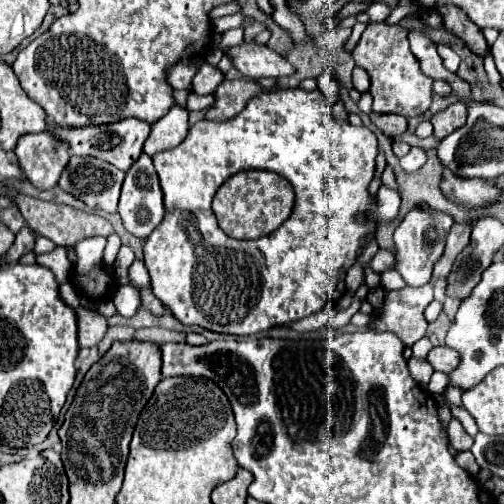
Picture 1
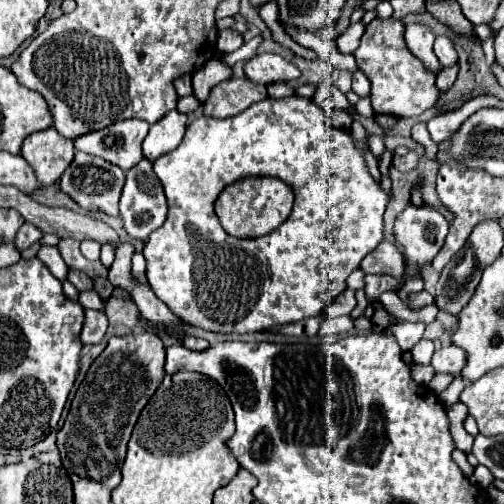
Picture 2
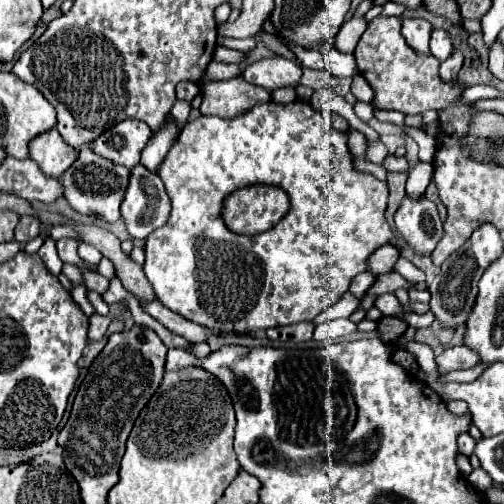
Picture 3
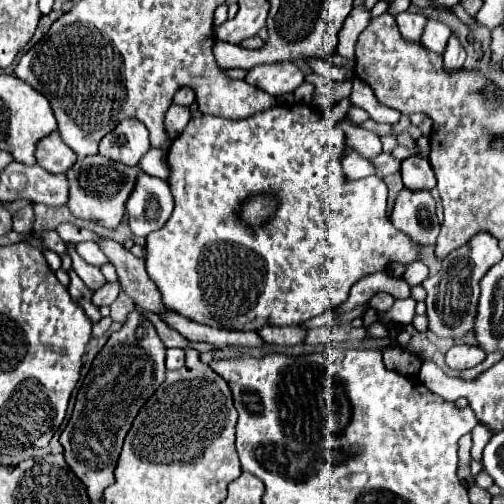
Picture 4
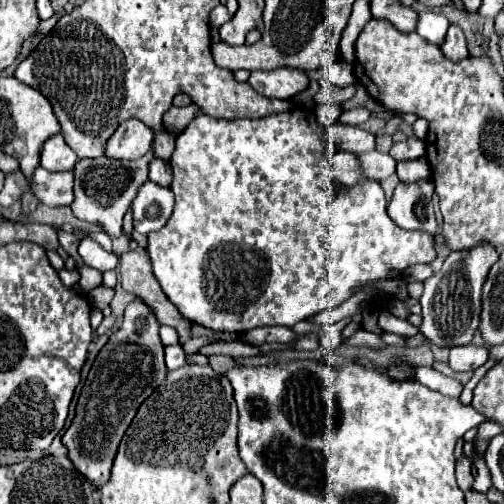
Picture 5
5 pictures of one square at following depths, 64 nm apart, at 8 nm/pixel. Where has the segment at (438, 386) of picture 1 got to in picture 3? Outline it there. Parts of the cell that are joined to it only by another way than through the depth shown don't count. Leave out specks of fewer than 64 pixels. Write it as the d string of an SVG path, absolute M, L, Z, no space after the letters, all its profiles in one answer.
M482 364L476 365L473 368L453 371L440 376L440 381L442 383L459 382L459 383L470 383L476 380L478 376L486 369L486 366Z

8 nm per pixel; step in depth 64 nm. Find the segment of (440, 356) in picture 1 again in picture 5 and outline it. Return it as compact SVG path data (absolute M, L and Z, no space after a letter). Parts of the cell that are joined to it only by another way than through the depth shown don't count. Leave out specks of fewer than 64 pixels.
M454 346L450 348L450 358L448 364L452 370L456 372L464 372L464 370L476 370L480 368L484 362L488 360L488 348L478 348L478 346Z

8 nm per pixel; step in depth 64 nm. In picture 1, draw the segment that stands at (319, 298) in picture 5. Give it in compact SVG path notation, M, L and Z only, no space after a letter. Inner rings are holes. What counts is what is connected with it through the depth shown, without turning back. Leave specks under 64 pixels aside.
M302 88L262 92L228 122L196 122L180 146L152 156L166 208L162 222L144 242L144 264L152 280L154 296L182 324L196 324L226 334L256 334L296 322L316 314L326 304L338 302L344 294L344 276L356 262L362 238L376 232L376 224L370 218L376 200L368 196L376 156L376 134L366 126L336 120L332 106L318 88L310 92ZM250 168L268 168L292 184L296 194L294 214L268 236L258 240L234 240L216 224L212 198L226 178ZM360 212L366 214L366 220L358 218Z

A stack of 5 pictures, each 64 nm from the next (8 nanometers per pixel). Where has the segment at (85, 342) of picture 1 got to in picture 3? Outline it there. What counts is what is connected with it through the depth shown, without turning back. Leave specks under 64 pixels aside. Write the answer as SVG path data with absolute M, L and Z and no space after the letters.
M92 314L90 316L90 326L88 326L88 340L102 340L102 336L106 334L106 328L110 324L108 316L100 316L100 314Z

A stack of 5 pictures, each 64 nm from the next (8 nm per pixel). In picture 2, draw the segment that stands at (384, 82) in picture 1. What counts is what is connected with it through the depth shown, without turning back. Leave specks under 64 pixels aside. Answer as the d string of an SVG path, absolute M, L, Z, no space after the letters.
M374 18L360 40L360 46L354 50L354 58L358 68L368 76L372 84L370 100L376 114L392 114L392 116L420 116L438 100L438 88L434 84L436 76L412 56L406 48L404 26L400 20L380 20Z

